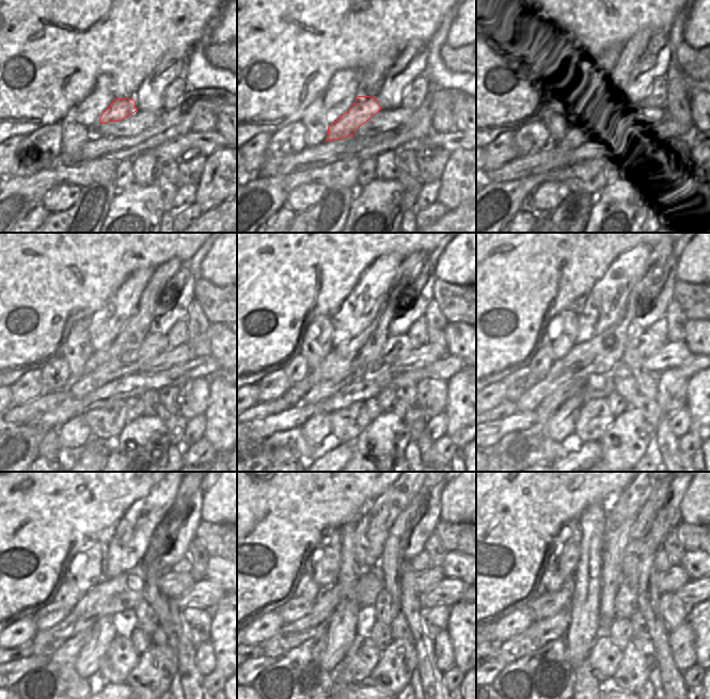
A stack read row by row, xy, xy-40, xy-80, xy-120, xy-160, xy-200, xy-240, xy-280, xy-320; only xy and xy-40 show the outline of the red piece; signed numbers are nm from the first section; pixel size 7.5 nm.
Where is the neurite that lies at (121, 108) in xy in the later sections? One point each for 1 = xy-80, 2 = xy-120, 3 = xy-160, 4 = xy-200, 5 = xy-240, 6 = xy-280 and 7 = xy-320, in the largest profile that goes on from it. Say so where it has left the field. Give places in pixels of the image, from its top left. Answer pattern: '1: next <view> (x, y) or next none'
1: next xy-80 (600, 116)
2: next xy-120 (153, 345)
3: next xy-160 (396, 346)
4: next xy-200 (519, 449)
5: next xy-240 (56, 684)
6: next xy-280 (298, 677)
7: next xy-320 (545, 677)

